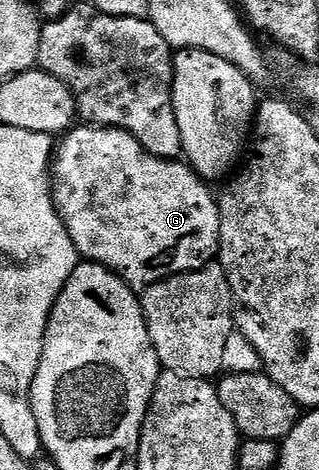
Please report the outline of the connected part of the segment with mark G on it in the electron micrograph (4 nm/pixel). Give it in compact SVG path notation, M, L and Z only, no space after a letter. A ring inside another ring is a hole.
M77 125L64 132L53 152L51 186L53 204L78 256L114 271L138 293L173 275L203 269L218 258L221 218L214 192L213 195L209 192L210 184L188 162L160 159L147 153L129 131L118 127Z

